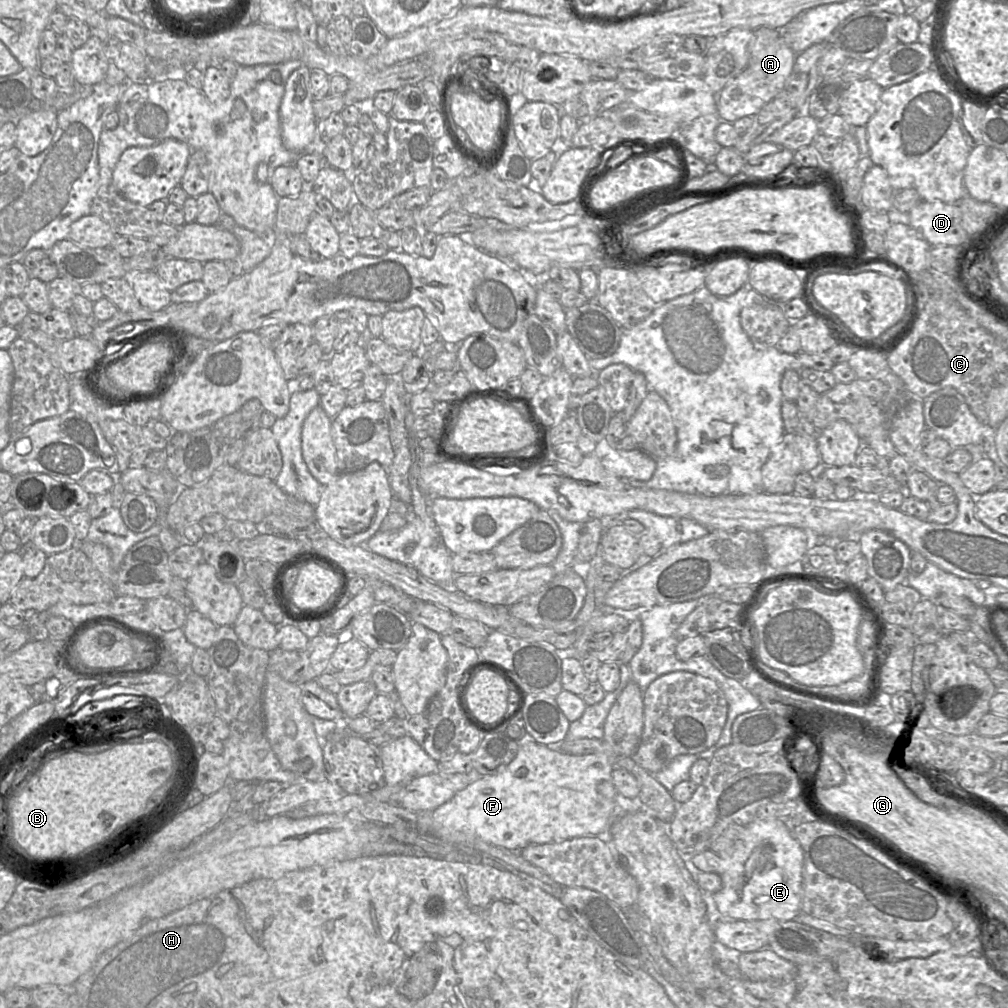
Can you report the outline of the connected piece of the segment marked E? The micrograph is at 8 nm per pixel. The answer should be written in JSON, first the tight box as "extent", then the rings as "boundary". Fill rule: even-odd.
{"extent":[712,820,804,921],"boundary":[[[758,820],[749,824],[742,837],[737,844],[732,848],[732,852],[727,857],[721,857],[721,873],[719,876],[722,880],[722,888],[720,891],[712,894],[717,910],[724,916],[724,919],[732,919],[736,921],[761,921],[768,919],[777,919],[782,921],[792,921],[801,913],[802,903],[802,870],[803,870],[804,854],[798,841],[792,836],[785,823],[780,820]]]}

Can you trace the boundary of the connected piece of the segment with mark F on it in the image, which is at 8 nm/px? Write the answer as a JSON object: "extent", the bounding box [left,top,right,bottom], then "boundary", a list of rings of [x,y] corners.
{"extent":[417,680,643,851],"boundary":[[[630,680],[618,690],[617,699],[604,723],[602,739],[605,742],[605,750],[600,753],[572,755],[557,748],[567,739],[571,721],[562,712],[553,696],[527,694],[519,718],[523,720],[528,735],[517,740],[519,750],[511,763],[498,773],[484,775],[435,810],[419,813],[417,826],[420,831],[429,831],[452,845],[481,840],[502,848],[519,851],[528,845],[562,842],[579,837],[605,836],[621,815],[641,807],[637,798],[622,798],[611,778],[616,762],[623,757],[632,756],[640,743],[643,732],[643,690],[633,681]]]}

